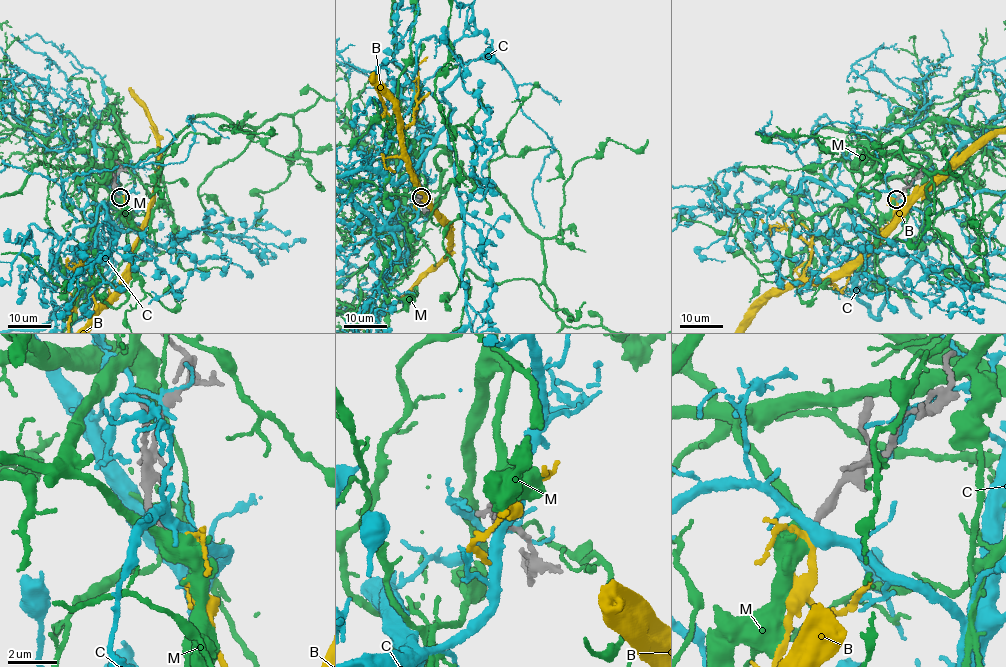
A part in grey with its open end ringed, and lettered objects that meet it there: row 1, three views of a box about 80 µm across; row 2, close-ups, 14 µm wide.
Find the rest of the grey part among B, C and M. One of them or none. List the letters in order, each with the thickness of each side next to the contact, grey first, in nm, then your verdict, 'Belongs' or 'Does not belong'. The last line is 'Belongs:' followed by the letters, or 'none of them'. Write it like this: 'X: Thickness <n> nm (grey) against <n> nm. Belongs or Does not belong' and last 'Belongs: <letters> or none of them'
B: Thickness 360 nm (grey) against 280 nm. Belongs
C: Thickness 360 nm (grey) against 480 nm. Does not belong
M: Thickness 380 nm (grey) against 550 nm. Does not belong
Belongs: B

